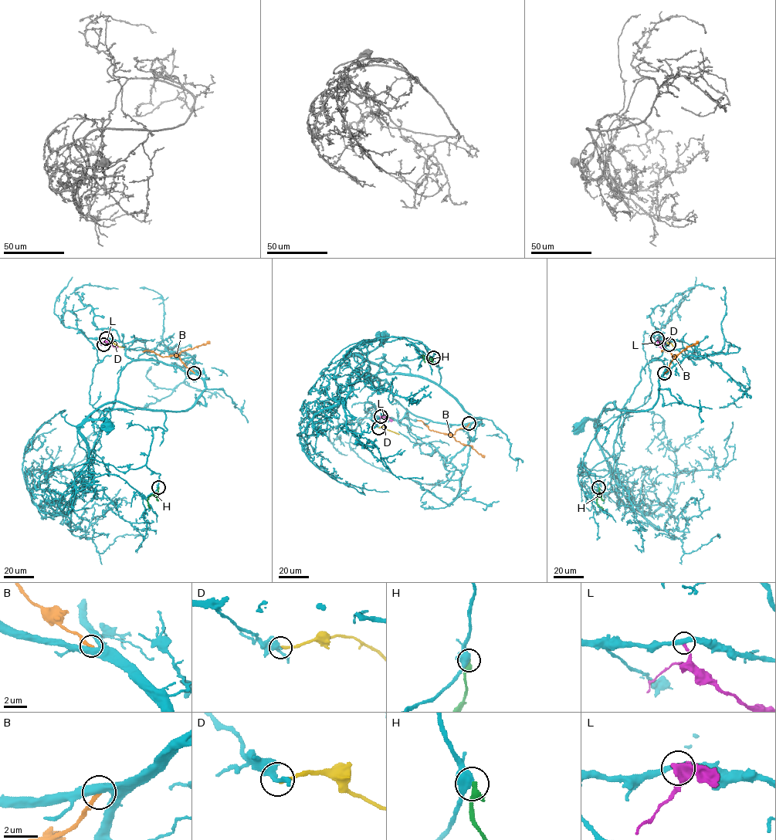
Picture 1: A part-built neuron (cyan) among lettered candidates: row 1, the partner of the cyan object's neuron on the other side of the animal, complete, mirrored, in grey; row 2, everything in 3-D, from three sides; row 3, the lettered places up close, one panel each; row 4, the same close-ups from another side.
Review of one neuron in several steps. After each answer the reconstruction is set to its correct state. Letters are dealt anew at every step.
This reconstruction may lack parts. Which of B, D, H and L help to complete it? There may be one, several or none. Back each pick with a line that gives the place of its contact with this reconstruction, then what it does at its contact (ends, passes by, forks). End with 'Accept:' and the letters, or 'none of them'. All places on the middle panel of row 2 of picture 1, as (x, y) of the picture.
Accept: none of them

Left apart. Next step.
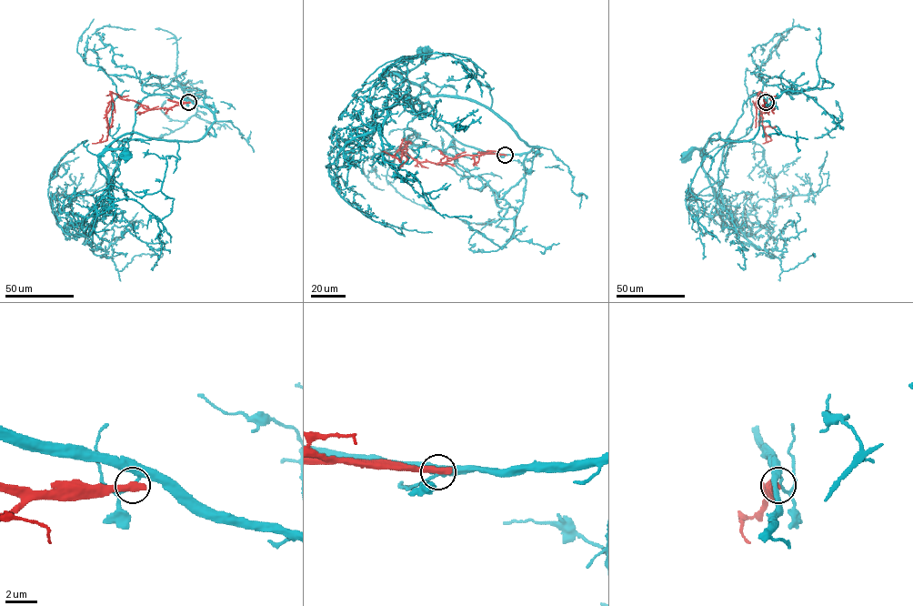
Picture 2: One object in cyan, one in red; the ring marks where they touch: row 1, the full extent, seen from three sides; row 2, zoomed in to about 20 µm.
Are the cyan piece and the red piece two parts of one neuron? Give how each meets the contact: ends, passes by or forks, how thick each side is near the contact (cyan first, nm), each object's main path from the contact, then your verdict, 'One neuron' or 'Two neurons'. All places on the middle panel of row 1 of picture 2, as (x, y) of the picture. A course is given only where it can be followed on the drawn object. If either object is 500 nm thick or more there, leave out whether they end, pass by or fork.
Thickness 200 nm (cyan) against 550 nm. Course of cyan: (505, 155), (537, 147), (527, 145), (488, 108), (465, 98), (430, 95), (395, 73), (409, 72), (425, 55). Course of red: (505, 155), (462, 156), (437, 164), (413, 158), (406, 153), (406, 146), (400, 150), (400, 161), (382, 151). Two neurons

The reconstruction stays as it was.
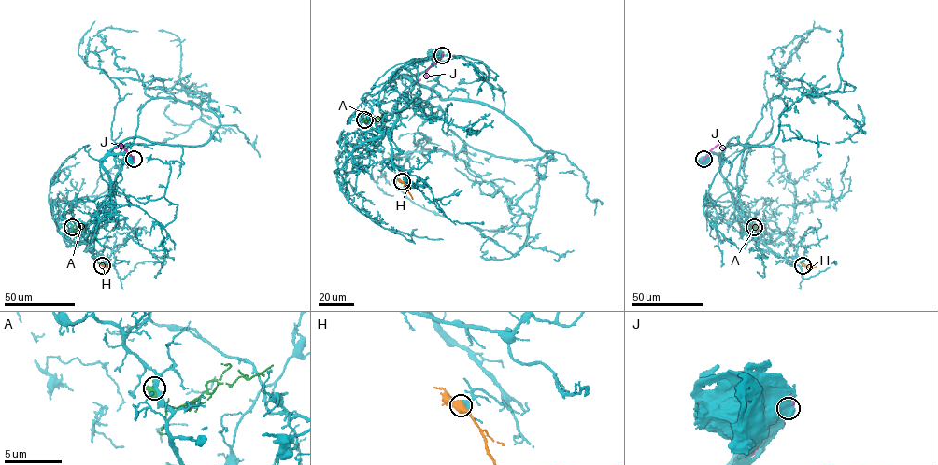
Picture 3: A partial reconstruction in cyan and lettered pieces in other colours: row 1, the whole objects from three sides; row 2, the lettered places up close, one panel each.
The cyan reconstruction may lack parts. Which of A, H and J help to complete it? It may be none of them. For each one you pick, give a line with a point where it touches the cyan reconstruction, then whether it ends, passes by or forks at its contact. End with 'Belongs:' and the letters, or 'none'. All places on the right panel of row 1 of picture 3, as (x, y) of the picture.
H: meets cyan at (802, 265); it passes by
Belongs: H

